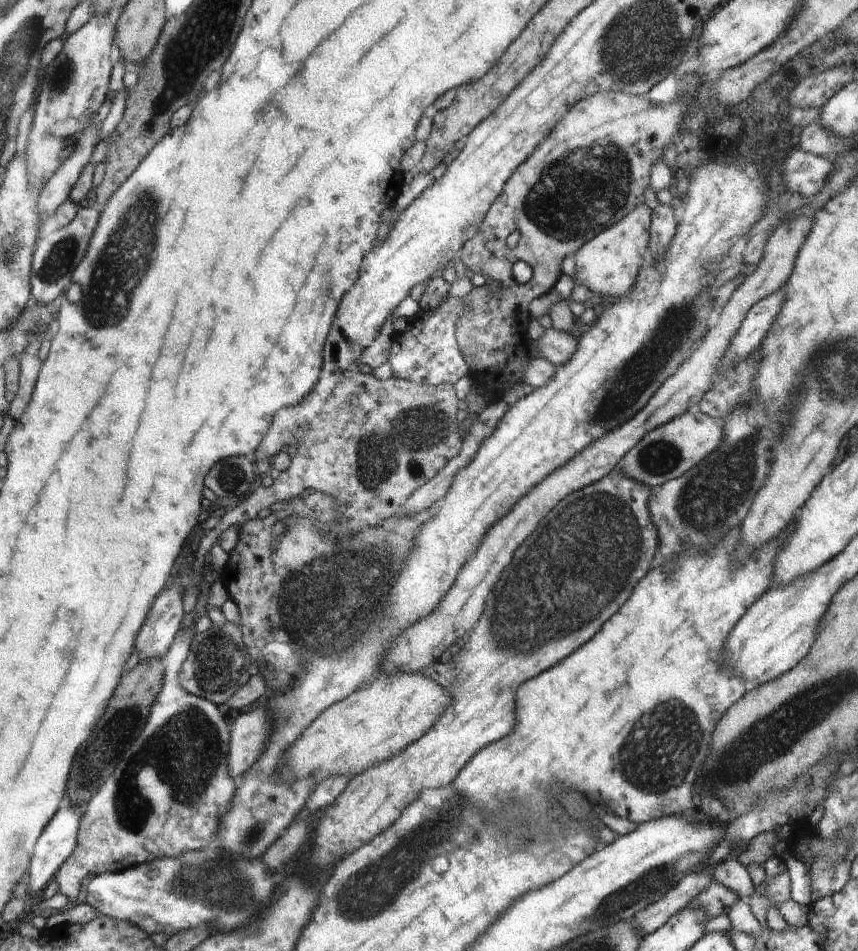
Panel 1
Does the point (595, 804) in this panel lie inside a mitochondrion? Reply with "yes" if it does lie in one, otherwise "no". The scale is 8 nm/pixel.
no

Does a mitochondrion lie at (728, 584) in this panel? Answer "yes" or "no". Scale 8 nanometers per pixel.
no

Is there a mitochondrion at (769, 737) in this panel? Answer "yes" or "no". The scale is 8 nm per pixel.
yes

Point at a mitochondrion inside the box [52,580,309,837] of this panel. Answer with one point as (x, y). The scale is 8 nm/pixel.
(119, 729)

